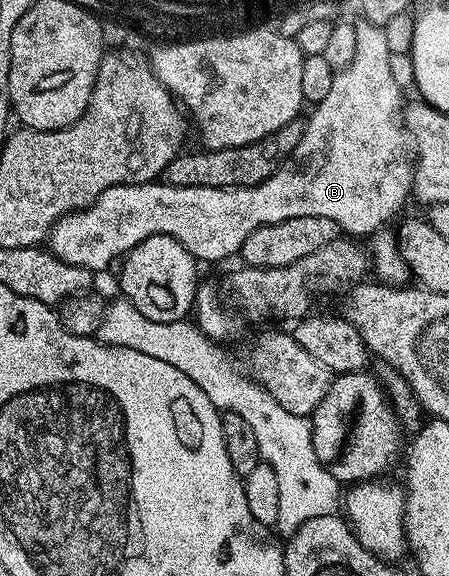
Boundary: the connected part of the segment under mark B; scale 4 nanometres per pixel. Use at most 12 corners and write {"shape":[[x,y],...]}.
{"shape":[[382,26],[263,183],[116,185],[49,230],[105,269],[151,235],[198,262],[323,215],[371,233],[410,200]]}

